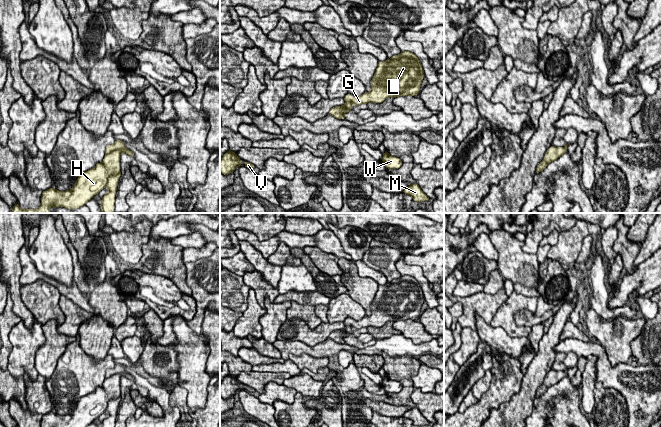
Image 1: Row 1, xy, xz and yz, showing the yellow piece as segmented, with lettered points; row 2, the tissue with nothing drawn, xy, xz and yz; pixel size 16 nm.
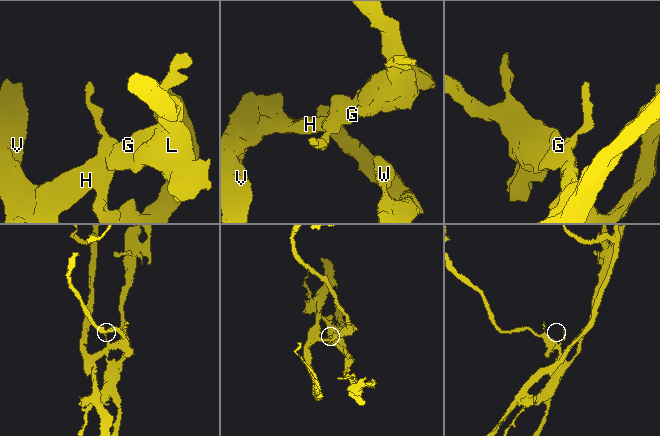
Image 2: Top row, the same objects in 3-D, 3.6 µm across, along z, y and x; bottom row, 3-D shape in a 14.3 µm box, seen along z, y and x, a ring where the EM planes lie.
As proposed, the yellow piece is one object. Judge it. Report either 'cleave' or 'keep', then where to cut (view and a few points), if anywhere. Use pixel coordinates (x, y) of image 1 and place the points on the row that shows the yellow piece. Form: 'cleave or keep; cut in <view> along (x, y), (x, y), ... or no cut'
cleave; cut in xy along (120, 172), (111, 175), (105, 186)

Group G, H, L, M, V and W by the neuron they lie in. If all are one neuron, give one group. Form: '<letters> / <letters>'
G H L V / M W

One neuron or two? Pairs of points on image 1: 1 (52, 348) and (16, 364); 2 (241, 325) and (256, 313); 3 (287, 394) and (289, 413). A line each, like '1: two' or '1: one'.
1: two
2: one
3: two

